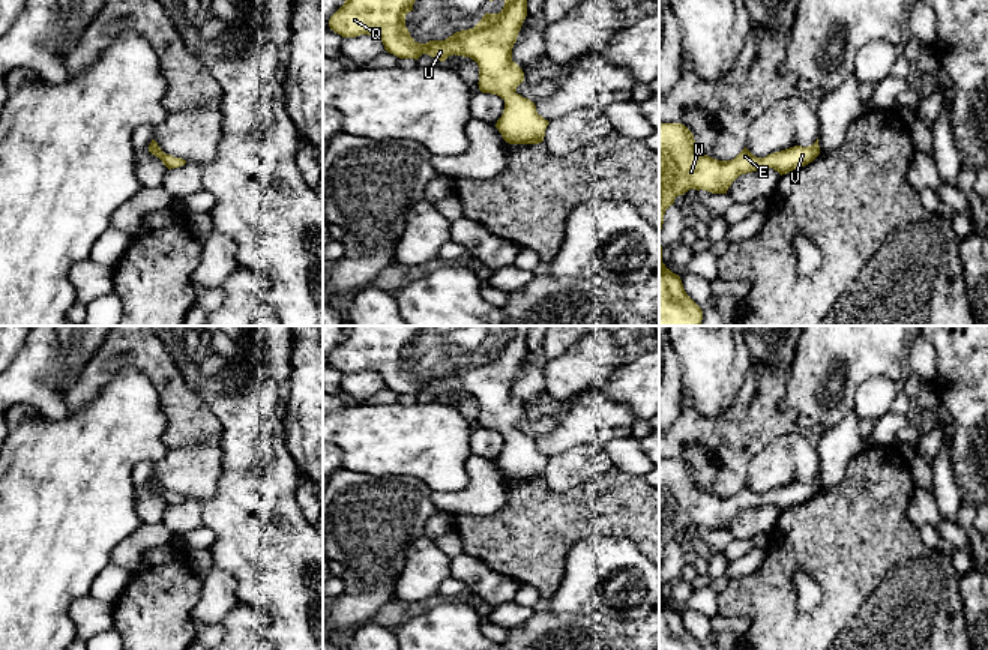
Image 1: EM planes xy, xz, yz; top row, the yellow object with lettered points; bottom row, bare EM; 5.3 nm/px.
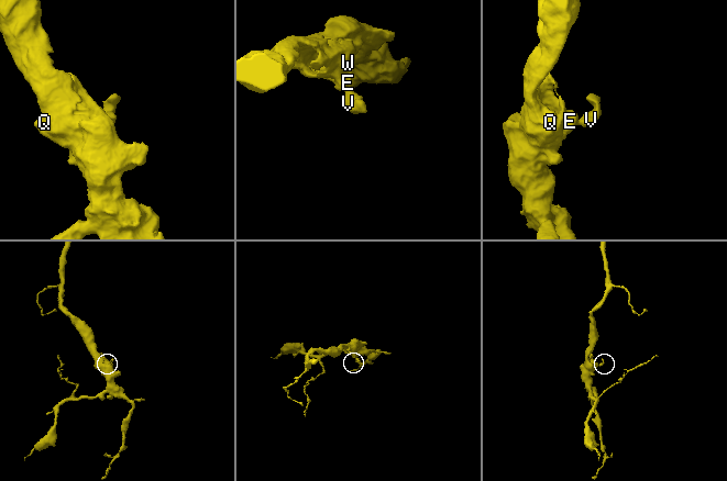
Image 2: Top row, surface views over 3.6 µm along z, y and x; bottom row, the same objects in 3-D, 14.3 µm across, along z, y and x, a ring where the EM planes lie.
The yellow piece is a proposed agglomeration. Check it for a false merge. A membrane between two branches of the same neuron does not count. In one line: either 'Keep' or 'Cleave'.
Keep

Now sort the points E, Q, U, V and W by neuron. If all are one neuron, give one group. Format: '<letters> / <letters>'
E Q U V W

